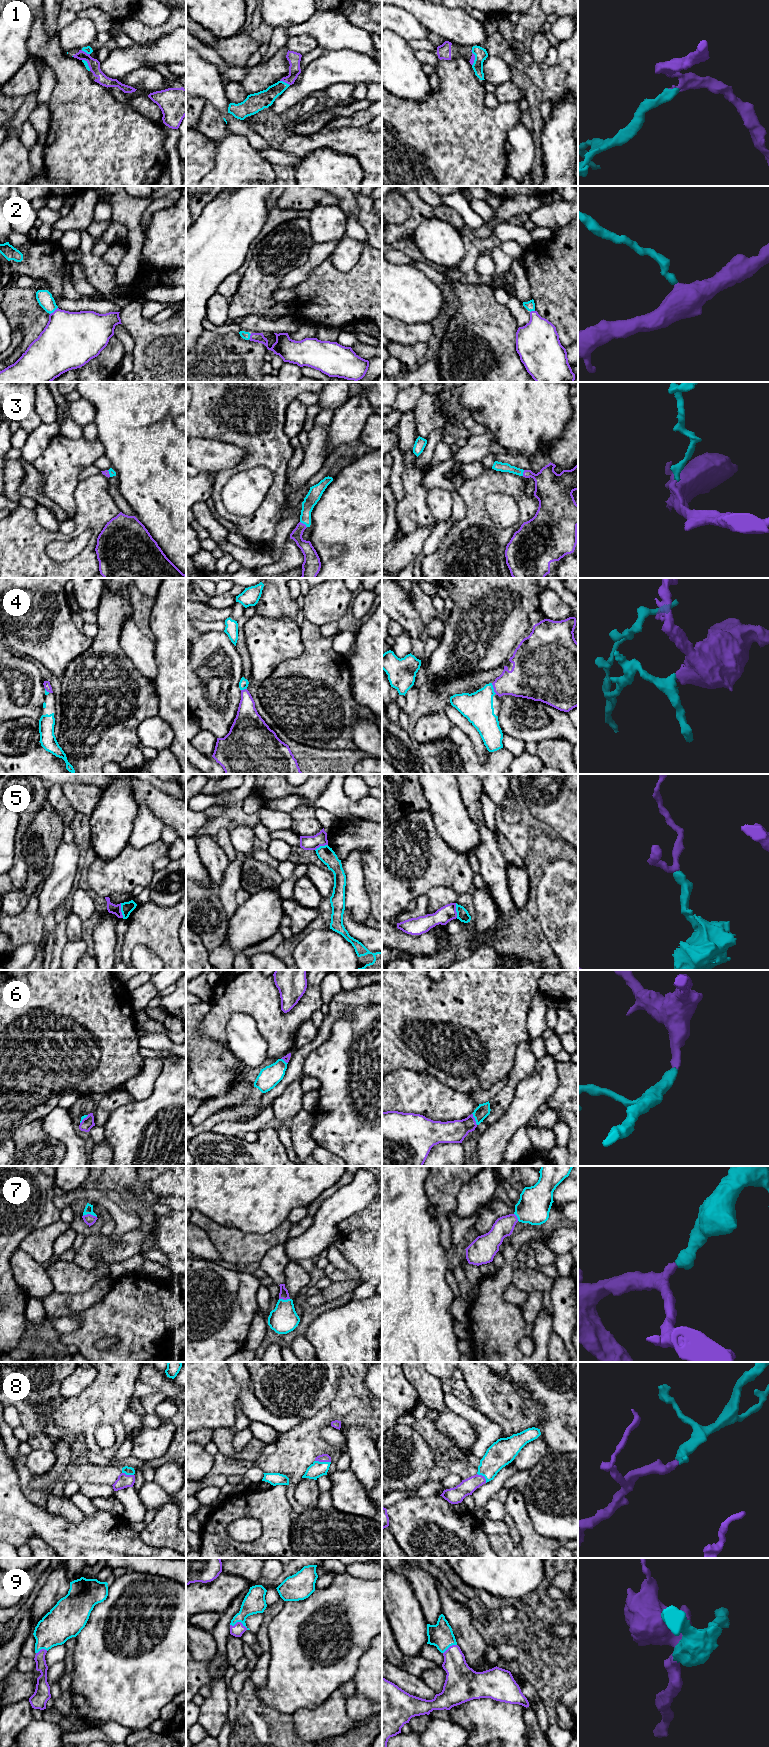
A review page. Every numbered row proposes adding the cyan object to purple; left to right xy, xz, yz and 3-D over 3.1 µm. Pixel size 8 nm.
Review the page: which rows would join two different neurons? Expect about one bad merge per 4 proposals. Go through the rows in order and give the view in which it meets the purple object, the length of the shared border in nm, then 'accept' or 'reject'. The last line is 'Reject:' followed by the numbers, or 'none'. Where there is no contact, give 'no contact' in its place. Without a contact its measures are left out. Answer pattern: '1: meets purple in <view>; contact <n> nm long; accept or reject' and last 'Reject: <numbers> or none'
1: meets purple in xz; contact 90 nm long; accept
2: meets purple in xy; contact 90 nm long; accept
3: meets purple in xz; contact 80 nm long; accept
4: meets purple in yz; contact 100 nm long; accept
5: meets purple in xy; contact 120 nm long; reject
6: meets purple in yz; contact 100 nm long; accept
7: meets purple in xy; contact 110 nm long; accept
8: meets purple in xz; contact 130 nm long; accept
9: meets purple in xz; contact 150 nm long; accept
Reject: 5

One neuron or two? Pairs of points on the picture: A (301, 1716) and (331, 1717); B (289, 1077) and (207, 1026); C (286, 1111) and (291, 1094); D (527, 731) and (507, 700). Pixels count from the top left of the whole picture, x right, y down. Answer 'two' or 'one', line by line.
A: one
B: two
C: one
D: one

